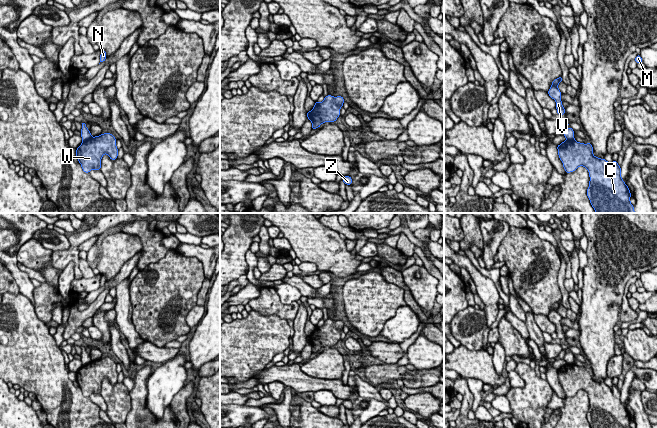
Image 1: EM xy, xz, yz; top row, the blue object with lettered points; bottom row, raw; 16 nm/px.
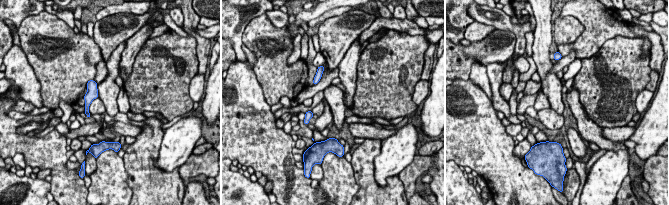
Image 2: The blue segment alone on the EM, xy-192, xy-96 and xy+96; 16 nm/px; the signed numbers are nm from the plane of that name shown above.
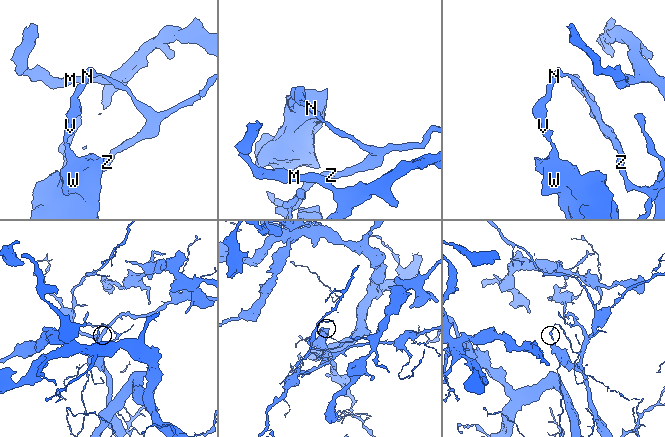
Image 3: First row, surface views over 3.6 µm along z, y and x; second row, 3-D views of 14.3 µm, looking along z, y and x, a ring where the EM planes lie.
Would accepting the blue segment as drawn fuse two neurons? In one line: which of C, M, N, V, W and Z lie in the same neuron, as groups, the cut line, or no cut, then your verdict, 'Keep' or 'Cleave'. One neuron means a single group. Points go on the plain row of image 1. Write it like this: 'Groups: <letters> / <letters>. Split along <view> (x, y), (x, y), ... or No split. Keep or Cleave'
Groups: C M W / N V Z. Split along xy (91, 360), (83, 365). Cleave

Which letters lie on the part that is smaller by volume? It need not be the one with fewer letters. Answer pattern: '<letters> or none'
N, V, Z

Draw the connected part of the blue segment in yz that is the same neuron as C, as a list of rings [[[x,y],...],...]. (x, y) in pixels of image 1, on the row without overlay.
[[[566,364],[557,370],[566,397],[584,390],[589,396],[587,420],[591,428],[631,428],[631,417],[621,402],[617,385],[609,387],[593,379],[591,367]]]

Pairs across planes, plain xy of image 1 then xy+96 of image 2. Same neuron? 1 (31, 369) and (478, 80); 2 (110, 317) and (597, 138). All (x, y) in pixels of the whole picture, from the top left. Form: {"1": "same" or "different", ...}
{"1": "different", "2": "different"}

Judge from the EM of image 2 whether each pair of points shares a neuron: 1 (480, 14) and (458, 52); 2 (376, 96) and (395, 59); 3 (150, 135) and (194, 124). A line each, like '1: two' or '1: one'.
1: two
2: one
3: two

